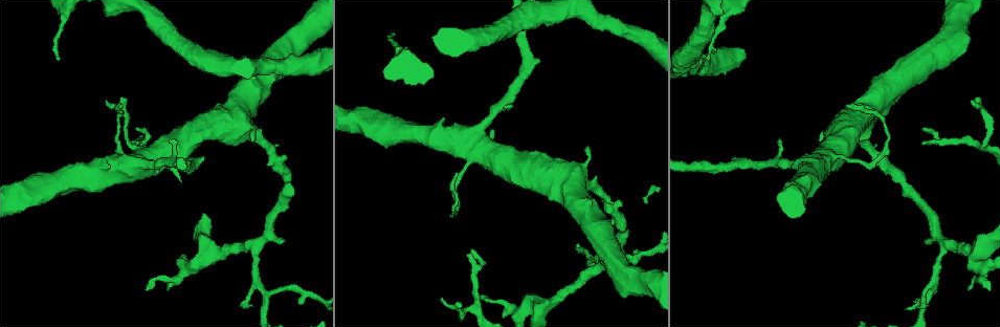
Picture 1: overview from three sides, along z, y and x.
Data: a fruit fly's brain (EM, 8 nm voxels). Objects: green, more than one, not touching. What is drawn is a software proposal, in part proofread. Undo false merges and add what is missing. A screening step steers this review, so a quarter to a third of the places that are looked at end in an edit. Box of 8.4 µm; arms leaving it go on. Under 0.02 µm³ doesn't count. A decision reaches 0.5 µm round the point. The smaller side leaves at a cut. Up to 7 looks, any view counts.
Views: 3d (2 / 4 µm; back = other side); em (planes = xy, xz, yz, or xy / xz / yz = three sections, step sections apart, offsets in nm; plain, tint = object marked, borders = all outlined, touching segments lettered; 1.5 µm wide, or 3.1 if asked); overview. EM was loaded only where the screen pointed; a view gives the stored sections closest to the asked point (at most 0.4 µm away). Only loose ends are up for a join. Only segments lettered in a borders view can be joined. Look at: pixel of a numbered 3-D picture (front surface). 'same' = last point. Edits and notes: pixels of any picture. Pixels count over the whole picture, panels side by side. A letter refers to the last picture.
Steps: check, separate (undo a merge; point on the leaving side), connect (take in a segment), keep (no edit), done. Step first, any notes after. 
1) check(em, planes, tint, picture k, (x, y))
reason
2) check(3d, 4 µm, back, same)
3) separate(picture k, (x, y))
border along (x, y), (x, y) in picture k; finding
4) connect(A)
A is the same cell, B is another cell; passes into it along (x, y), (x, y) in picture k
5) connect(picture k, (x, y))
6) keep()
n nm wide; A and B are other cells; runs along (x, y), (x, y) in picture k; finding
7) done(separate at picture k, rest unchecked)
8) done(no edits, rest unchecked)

check(em, planes, tint, picture 1, (243, 305))
tapers out

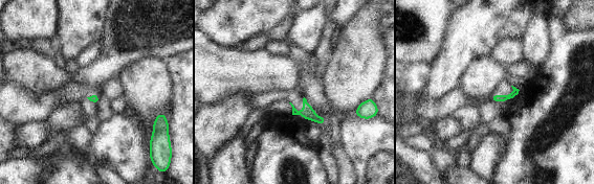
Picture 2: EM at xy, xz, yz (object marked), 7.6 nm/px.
check(em, planes, borders, same)
see the neighbours

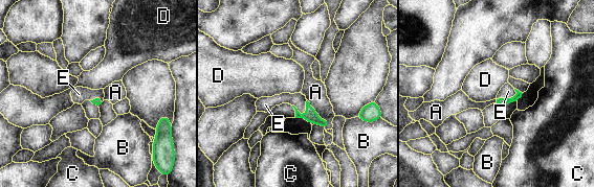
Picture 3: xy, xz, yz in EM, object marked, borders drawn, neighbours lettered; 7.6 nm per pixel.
connect(E)
E is the same cell, A, B, C and D are other cells; passes into it along (311, 116), (299, 112), (299, 100) in picture 3; it goes on there

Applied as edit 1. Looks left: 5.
check(overview)

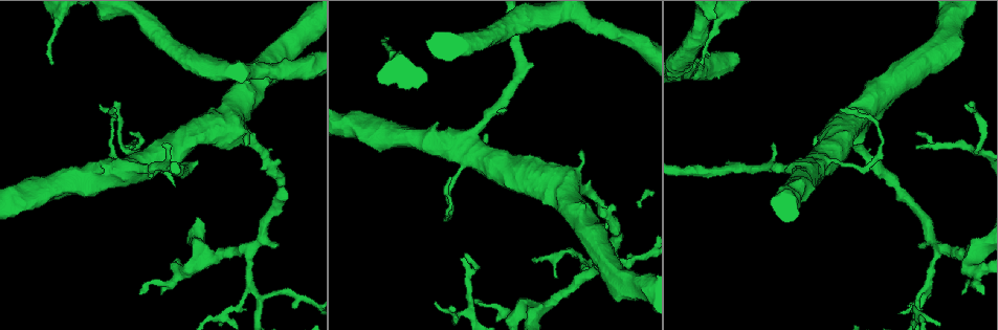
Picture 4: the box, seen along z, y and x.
check(em, planes, plain, picture 4, (249, 247))
branch point

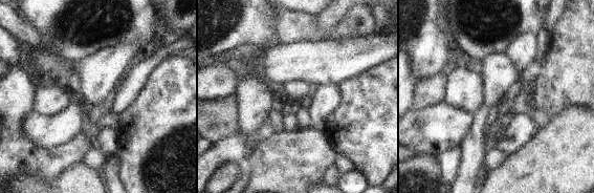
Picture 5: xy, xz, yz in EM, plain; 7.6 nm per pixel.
check(em, planes, tint, same)
with the object marked

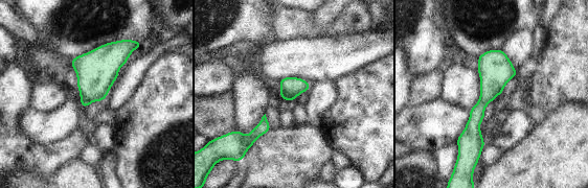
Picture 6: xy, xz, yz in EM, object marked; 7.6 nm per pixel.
check(em, planes, borders, same)
what lies round it

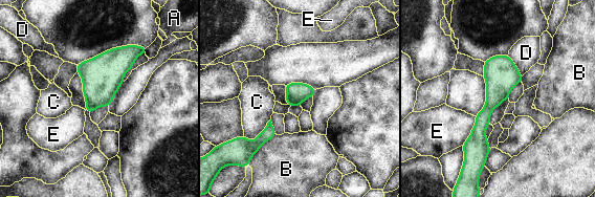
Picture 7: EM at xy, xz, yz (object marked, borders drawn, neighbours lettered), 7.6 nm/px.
keep()
260 nm wide; A, B, C, D and E are other cells; border along (508, 55), (522, 75) in picture 7; continuous, no second cell

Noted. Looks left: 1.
done(connect at picture 3, rest unchecked)

